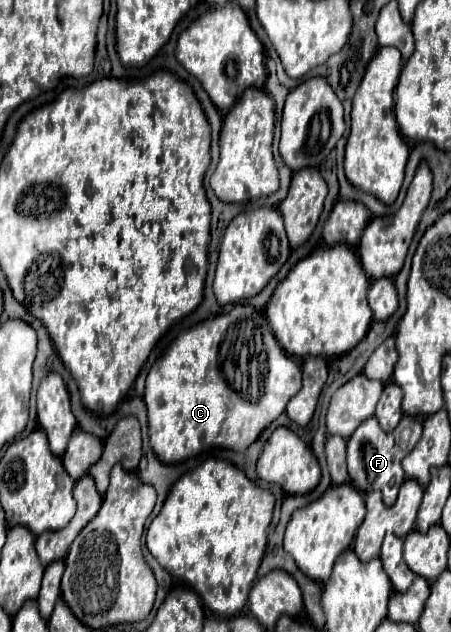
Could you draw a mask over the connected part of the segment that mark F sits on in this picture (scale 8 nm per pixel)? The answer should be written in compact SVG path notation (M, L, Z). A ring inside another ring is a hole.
M405 415L391 433L385 433L375 417L361 421L361 425L347 439L347 467L351 483L365 493L379 489L383 493L385 503L393 505L397 491L405 481L401 459L417 445L419 439L421 439L421 419L415 415Z

